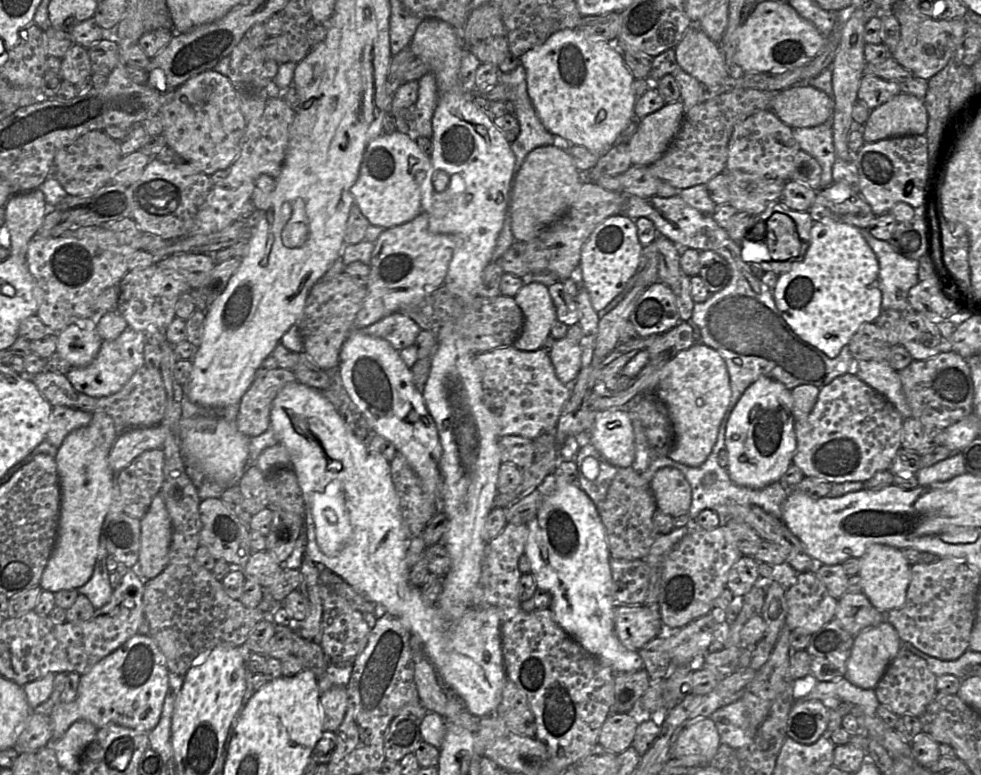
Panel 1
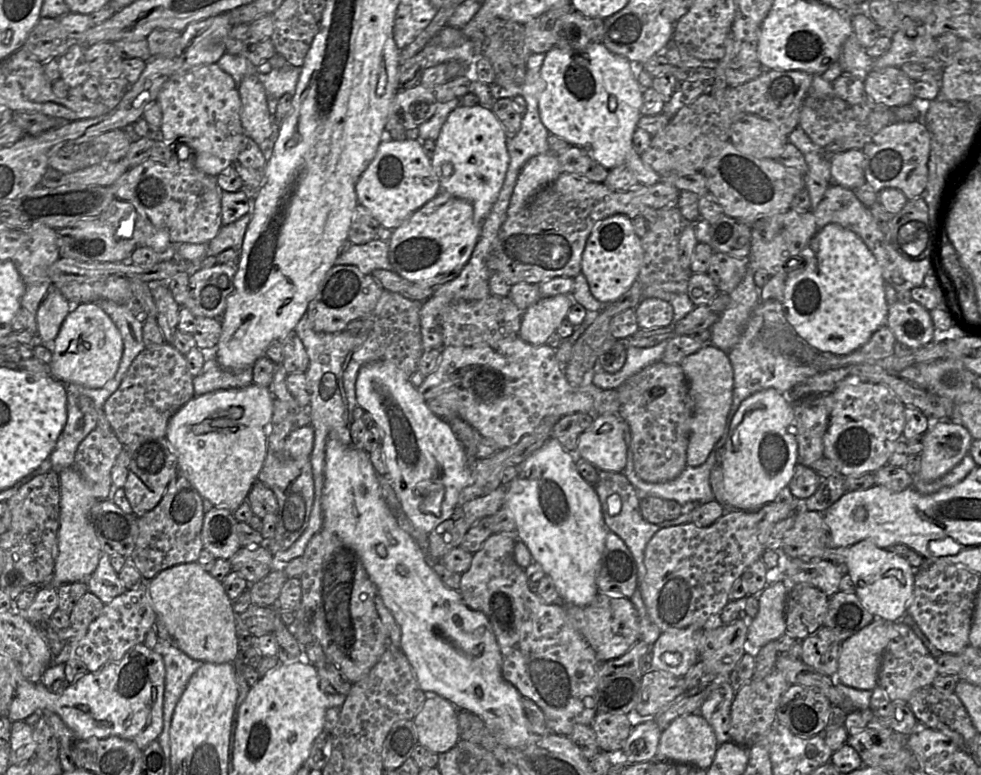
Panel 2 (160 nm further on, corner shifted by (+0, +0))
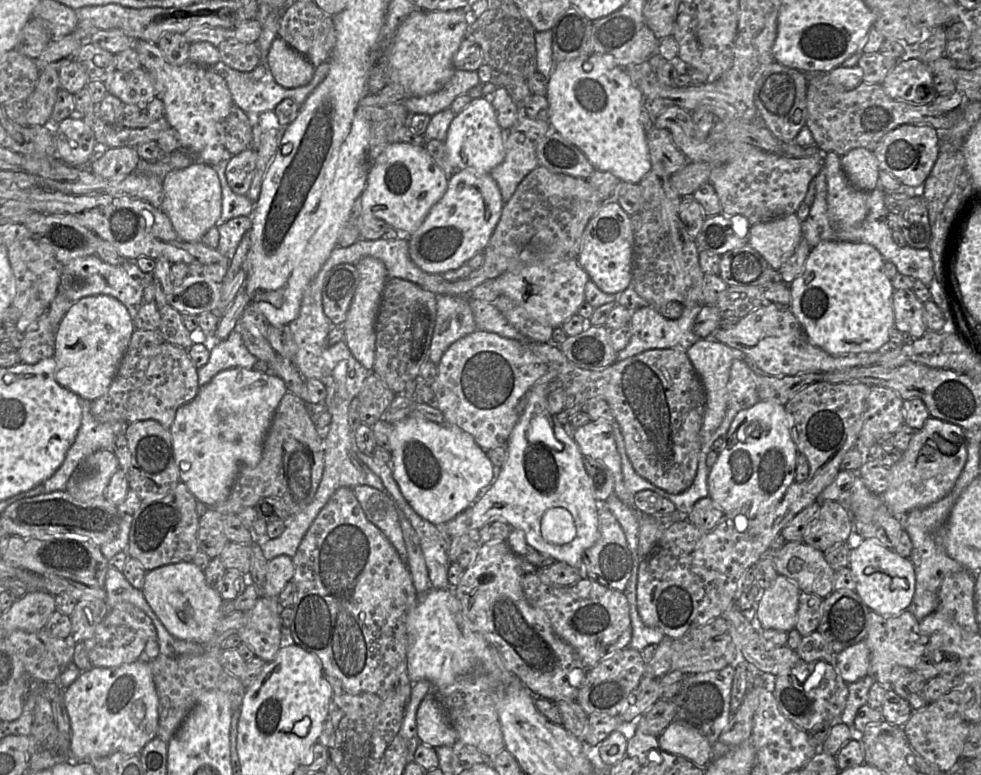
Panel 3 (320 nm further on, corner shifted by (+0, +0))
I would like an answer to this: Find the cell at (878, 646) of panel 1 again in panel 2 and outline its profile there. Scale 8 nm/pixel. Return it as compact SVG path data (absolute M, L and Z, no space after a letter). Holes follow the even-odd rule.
M874 617L874 620L841 643L836 680L855 689L872 691L878 685L878 673L882 654L888 644L887 621Z

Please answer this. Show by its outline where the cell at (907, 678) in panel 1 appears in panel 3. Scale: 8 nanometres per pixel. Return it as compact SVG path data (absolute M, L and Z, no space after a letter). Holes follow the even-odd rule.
M908 609L897 616L885 617L869 610L869 628L864 639L870 650L868 674L885 688L891 687L890 674L895 666L916 670L926 649L922 643L918 619Z

